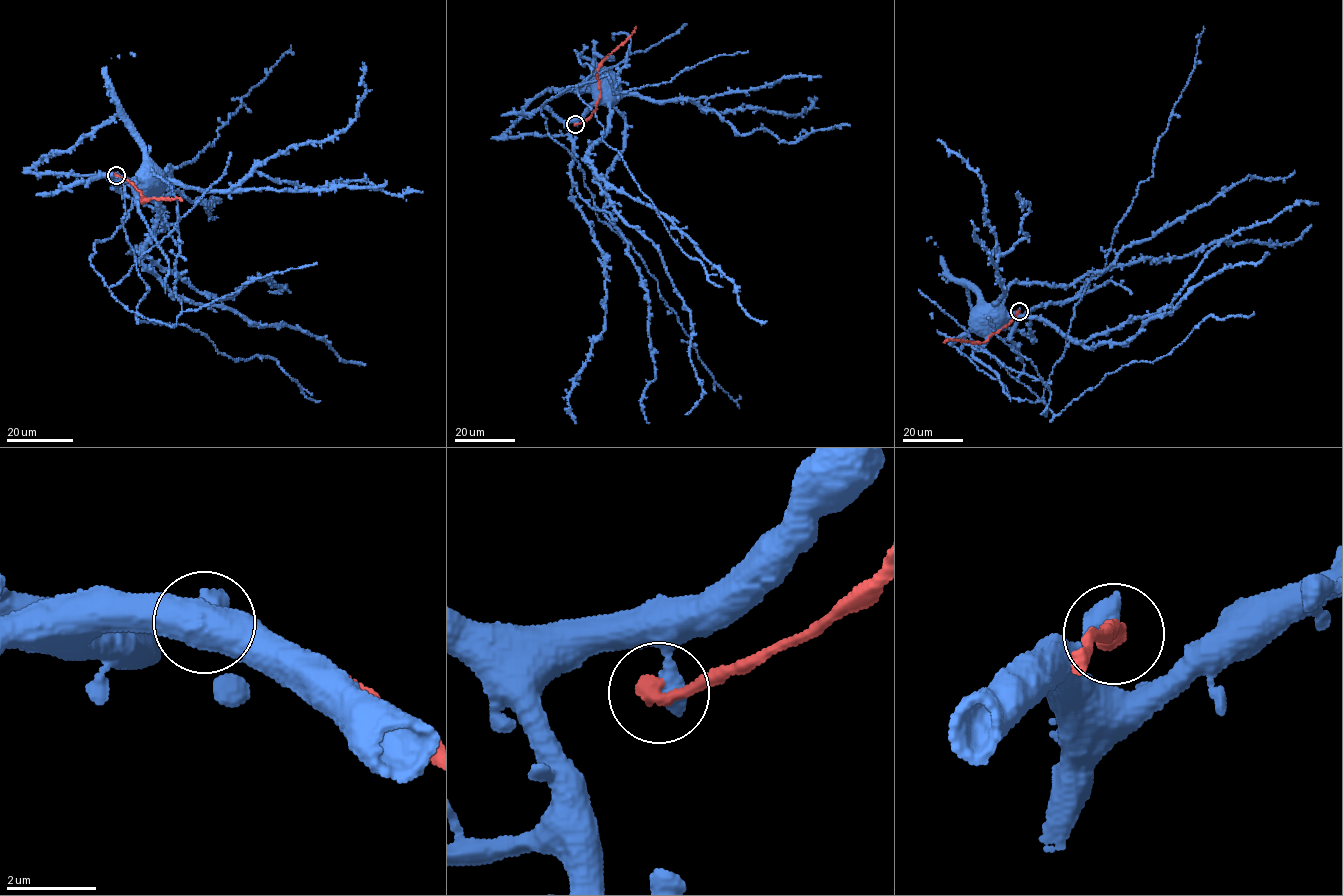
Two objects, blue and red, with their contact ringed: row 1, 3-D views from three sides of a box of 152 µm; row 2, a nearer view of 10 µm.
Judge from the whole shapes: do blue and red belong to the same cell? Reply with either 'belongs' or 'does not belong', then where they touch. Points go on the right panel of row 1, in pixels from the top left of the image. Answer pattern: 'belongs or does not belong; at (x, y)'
does not belong; at (1019, 311)

